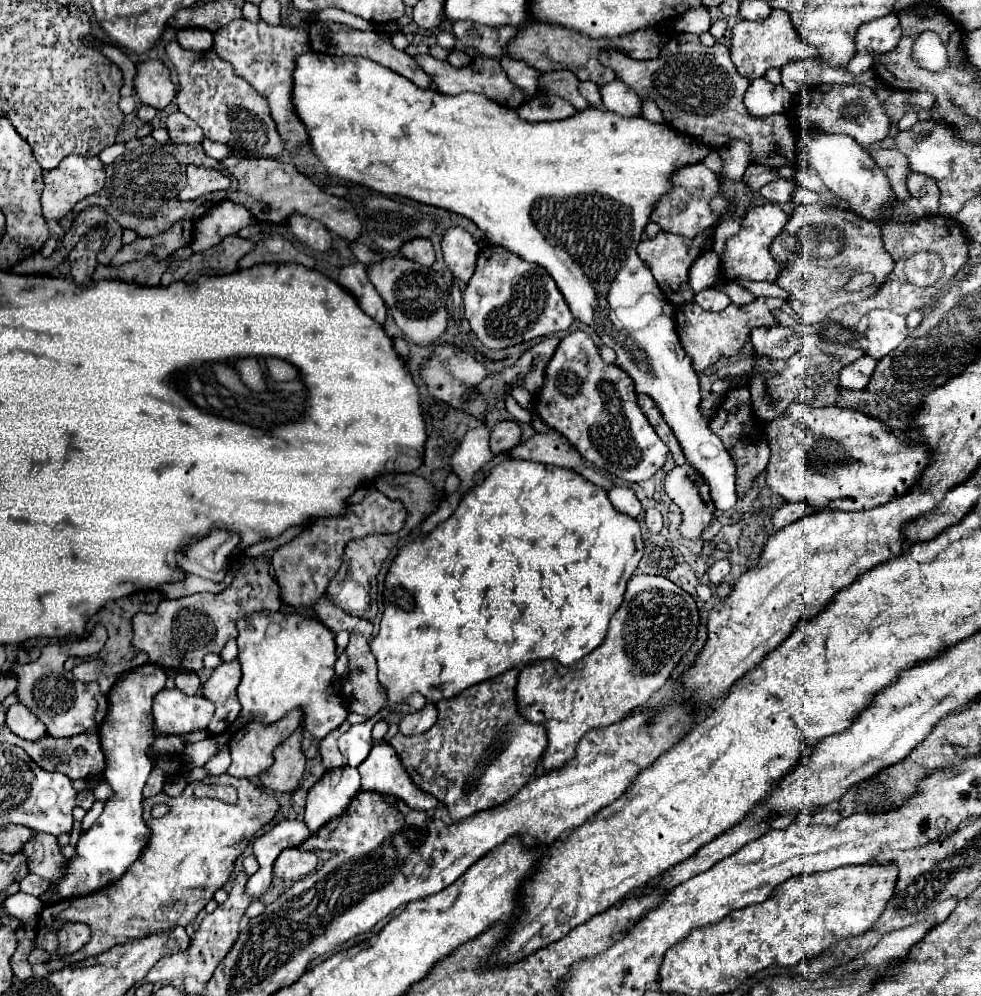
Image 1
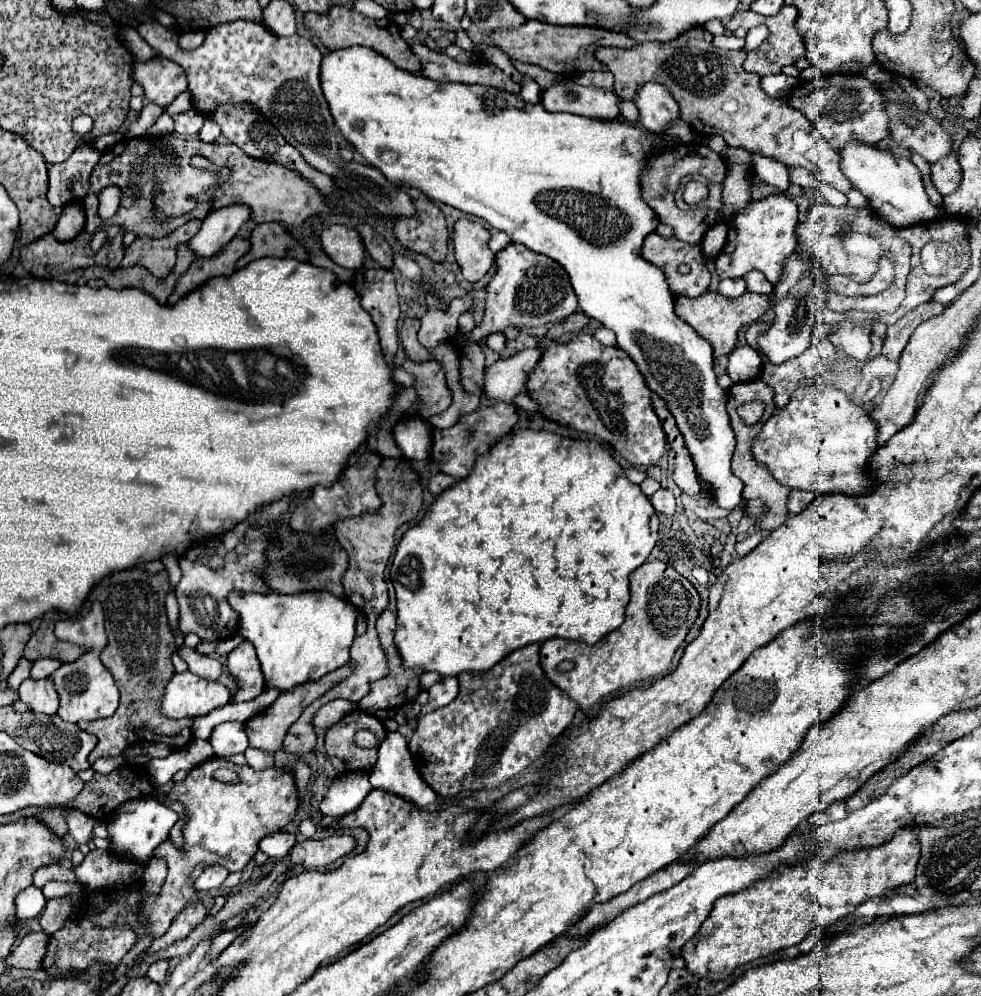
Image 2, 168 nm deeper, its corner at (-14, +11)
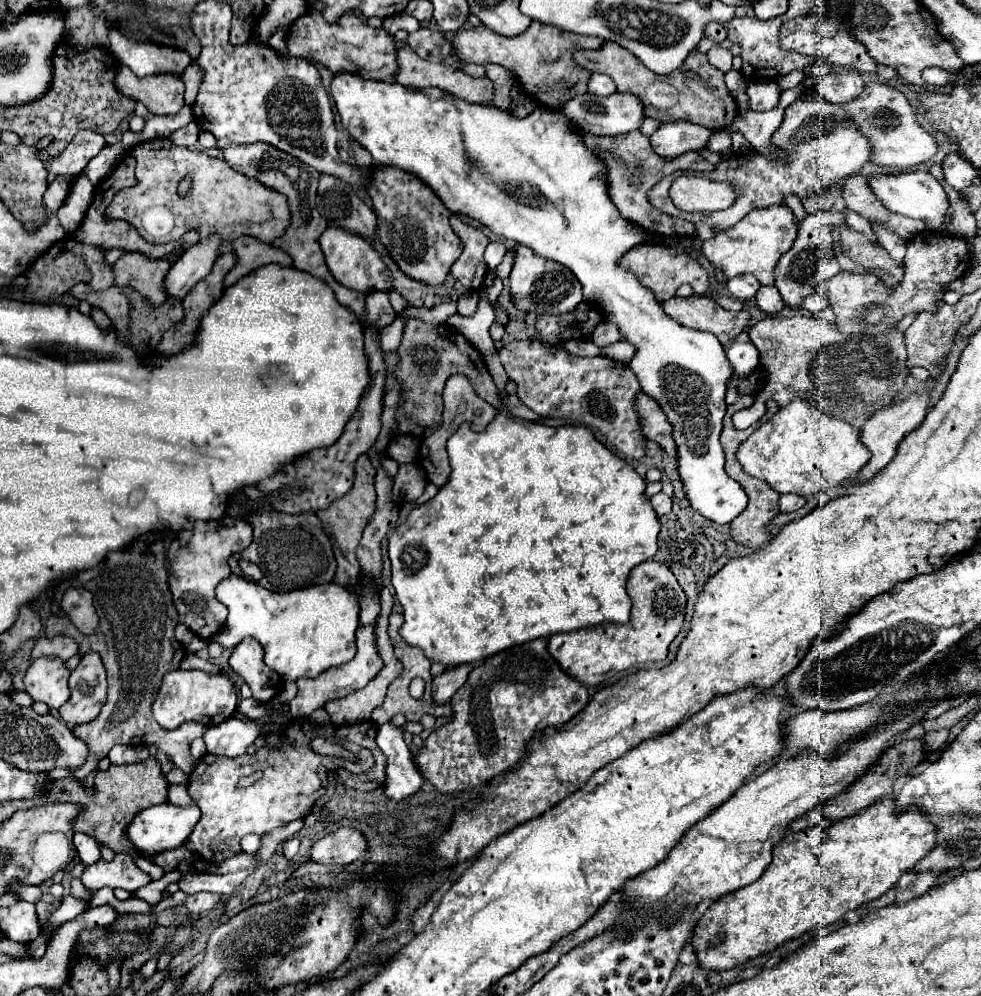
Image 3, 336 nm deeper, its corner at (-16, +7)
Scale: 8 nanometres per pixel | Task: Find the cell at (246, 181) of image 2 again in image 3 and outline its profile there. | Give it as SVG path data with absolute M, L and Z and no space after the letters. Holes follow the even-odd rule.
M154 139L134 145L130 155L136 159L138 185L124 189L112 199L106 209L106 219L126 219L150 243L168 243L166 231L170 231L172 241L176 241L190 229L198 231L200 239L218 235L222 241L234 241L240 235L248 235L272 243L290 223L284 195L232 171L224 161L208 157L202 151L176 147L168 139ZM184 177L192 179L192 187L182 197L178 195L178 183Z

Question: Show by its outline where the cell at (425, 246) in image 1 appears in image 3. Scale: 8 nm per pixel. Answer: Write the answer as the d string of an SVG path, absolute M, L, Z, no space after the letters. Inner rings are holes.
M376 165L370 169L370 179L366 191L372 199L374 213L378 217L376 235L388 249L396 265L414 281L424 285L440 285L450 273L452 263L460 257L462 243L448 223L448 209L436 197L436 193L424 185L416 175L388 167Z

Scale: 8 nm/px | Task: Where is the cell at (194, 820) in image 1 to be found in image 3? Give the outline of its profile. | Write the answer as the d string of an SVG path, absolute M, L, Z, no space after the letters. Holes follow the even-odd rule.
M306 717L292 719L282 731L282 741L278 747L264 745L254 755L240 755L240 757L218 757L210 753L204 755L196 763L192 775L188 777L188 795L200 807L202 819L194 827L194 833L190 835L186 847L208 863L220 863L224 859L230 859L232 855L242 853L240 839L244 835L248 833L264 835L294 819L306 817L316 805L316 801L326 793L328 787L326 775L330 771L344 767L344 769L356 769L356 773L364 773L374 767L372 753L354 743L346 743L346 749L350 749L360 757L358 763L338 759L338 757L316 755L308 747L314 735L336 739L336 727L318 725L318 723L314 725ZM254 771L260 771L262 777L252 787L246 789L236 787L238 779L252 775Z

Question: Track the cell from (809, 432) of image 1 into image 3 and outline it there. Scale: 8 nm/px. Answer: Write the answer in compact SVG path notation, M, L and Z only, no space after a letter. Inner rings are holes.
M794 399L790 405L780 407L770 421L760 425L754 435L738 447L736 457L748 475L766 481L774 491L802 497L820 491L834 495L836 487L856 475L870 459L856 427L820 413L806 399Z

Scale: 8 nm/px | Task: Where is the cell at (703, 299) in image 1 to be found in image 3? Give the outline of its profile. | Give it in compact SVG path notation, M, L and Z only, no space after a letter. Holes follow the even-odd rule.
M736 275L736 277L728 279L726 287L732 297L736 297L740 301L748 301L756 295L756 291L760 289L760 283L754 275Z

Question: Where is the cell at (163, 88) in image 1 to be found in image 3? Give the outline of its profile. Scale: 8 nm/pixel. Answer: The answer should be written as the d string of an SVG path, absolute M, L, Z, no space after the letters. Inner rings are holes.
M122 65L116 73L116 89L146 105L152 115L174 115L184 107L184 83L178 75L138 77Z

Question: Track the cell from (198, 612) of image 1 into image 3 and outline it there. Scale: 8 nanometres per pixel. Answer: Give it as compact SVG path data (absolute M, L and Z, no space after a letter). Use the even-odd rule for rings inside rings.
M218 519L212 523L194 521L194 529L182 529L168 547L170 561L170 579L168 587L174 595L174 605L180 615L180 623L194 631L194 635L208 639L212 637L226 621L226 607L216 603L214 589L216 585L230 575L228 557L244 551L252 543L252 527L242 519Z

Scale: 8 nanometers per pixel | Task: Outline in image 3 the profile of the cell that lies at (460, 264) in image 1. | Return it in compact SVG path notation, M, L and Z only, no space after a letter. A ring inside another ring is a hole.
M456 213L450 215L450 225L464 243L464 251L460 259L452 265L450 273L470 291L478 291L488 271L484 261L484 249L488 245L488 237L480 229L474 229L468 223L464 223Z

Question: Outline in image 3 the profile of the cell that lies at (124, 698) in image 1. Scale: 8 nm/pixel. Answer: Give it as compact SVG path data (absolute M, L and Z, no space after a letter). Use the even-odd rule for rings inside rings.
M164 801L160 805L152 805L136 815L136 819L128 827L128 839L134 843L134 847L144 855L156 855L164 849L178 849L186 845L190 833L194 831L196 823L200 821L200 809L196 805L172 805L170 801Z

